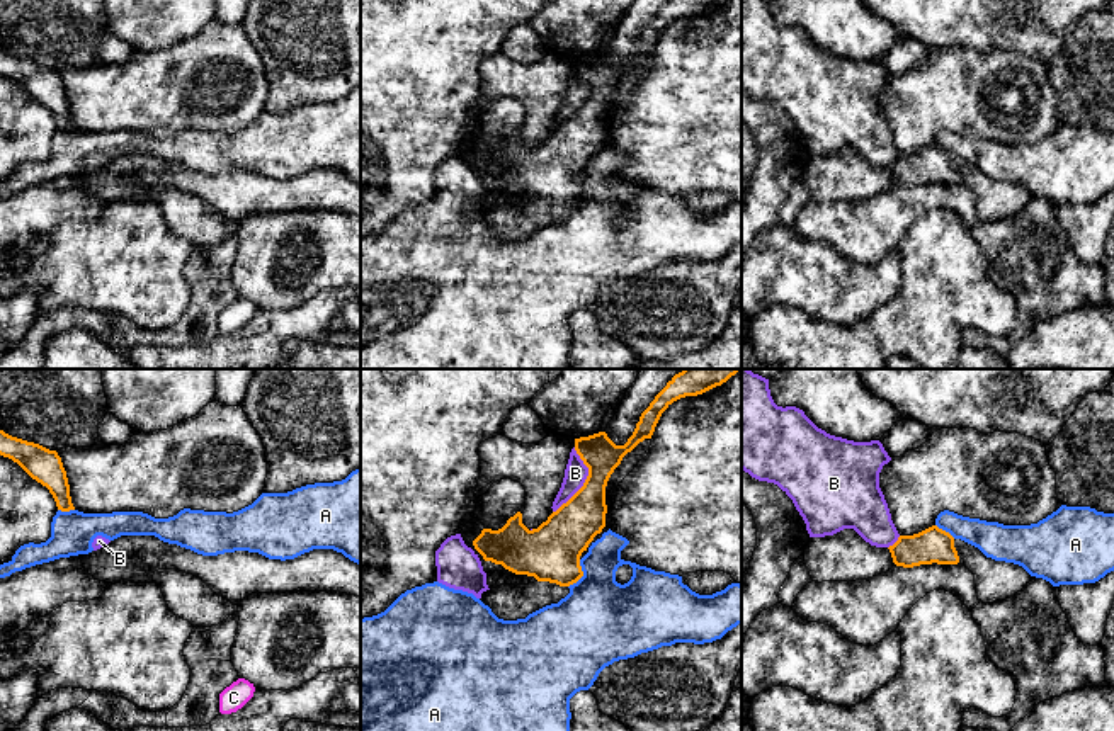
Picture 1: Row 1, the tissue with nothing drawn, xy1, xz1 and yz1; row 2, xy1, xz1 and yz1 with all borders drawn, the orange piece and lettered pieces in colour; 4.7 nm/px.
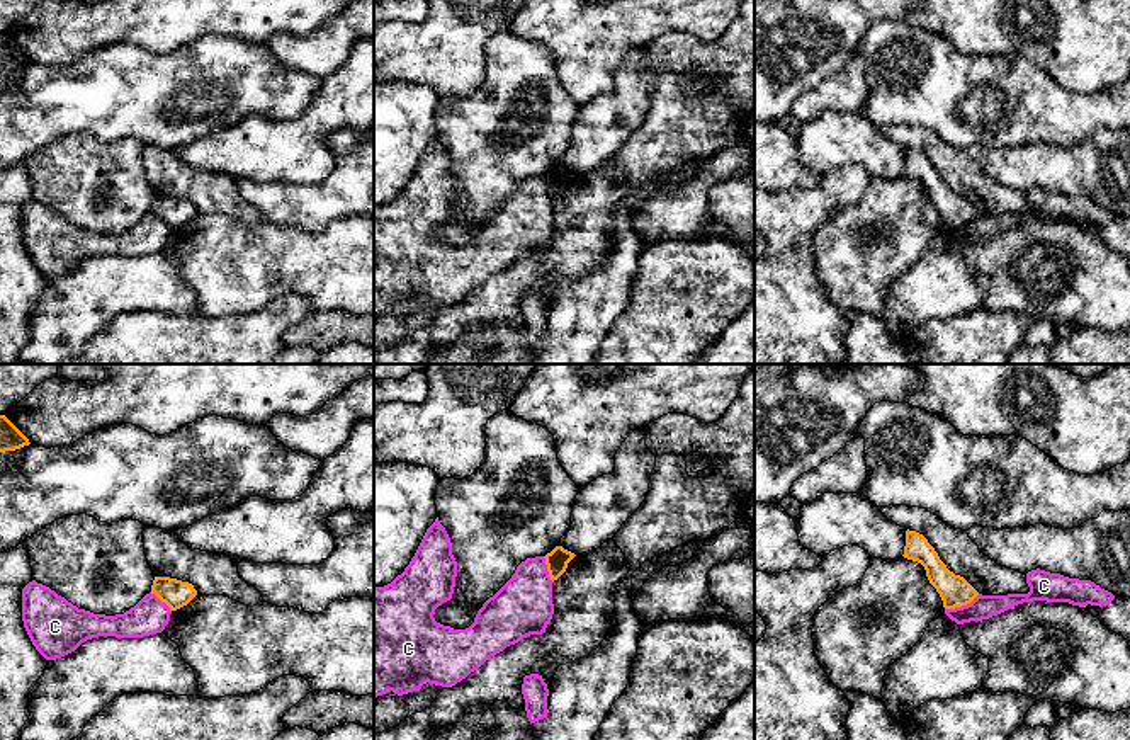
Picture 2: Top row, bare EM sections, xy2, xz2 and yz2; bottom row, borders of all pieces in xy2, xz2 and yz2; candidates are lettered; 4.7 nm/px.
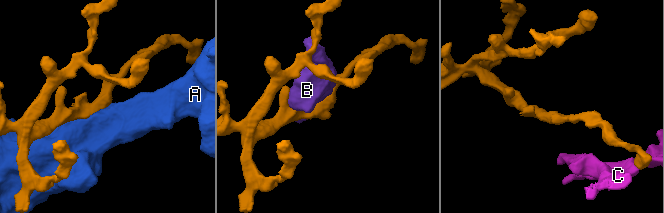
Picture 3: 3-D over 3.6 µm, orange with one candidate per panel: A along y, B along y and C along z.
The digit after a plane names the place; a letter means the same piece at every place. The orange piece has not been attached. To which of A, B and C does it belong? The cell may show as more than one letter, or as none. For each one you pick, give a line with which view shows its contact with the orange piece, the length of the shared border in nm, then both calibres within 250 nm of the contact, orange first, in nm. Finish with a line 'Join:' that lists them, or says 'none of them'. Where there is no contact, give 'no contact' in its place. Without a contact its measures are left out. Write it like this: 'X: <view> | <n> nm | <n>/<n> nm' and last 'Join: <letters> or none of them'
Join: none of them

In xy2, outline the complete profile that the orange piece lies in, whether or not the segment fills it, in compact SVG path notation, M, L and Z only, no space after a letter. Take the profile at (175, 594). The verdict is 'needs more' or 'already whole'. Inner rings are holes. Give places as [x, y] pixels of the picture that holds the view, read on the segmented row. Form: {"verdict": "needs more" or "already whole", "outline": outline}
{"verdict": "already whole", "outline": "M155 577L151 594L165 602L170 611L177 611L187 606L197 595L197 590L189 582L170 577Z"}

